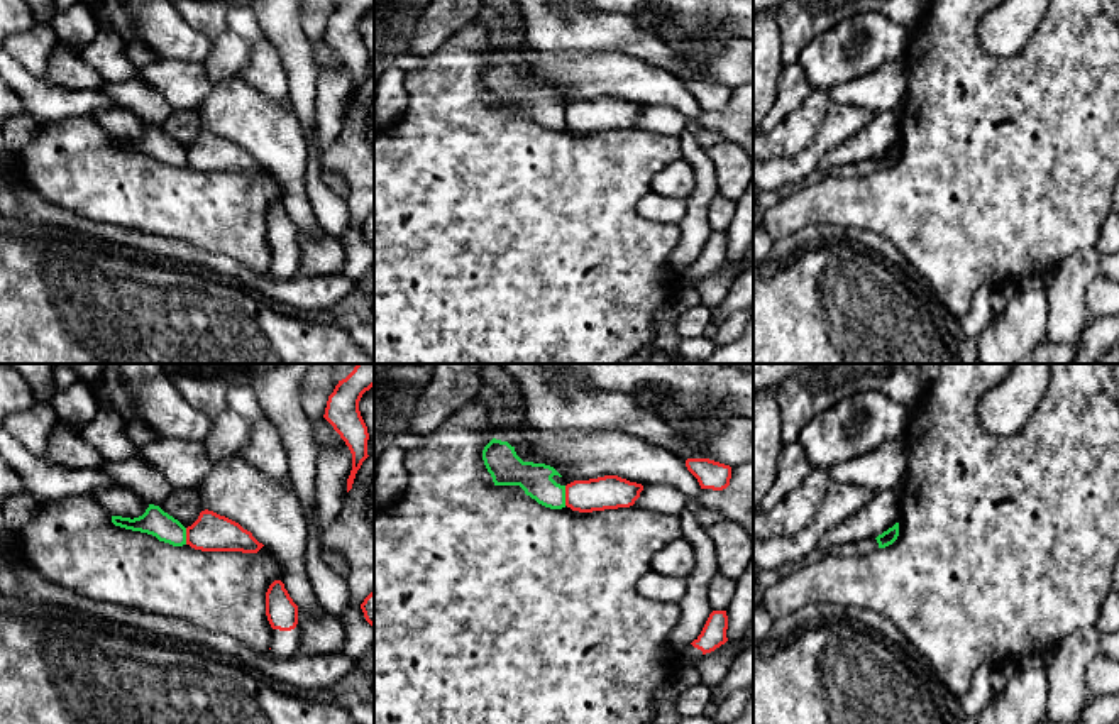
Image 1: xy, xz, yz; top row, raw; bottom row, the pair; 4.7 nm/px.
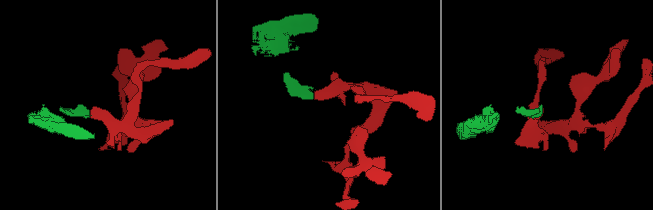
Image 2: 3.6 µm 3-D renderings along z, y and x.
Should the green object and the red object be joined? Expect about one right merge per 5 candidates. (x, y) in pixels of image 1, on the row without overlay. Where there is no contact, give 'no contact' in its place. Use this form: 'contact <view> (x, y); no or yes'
contact xz (564, 117); no

